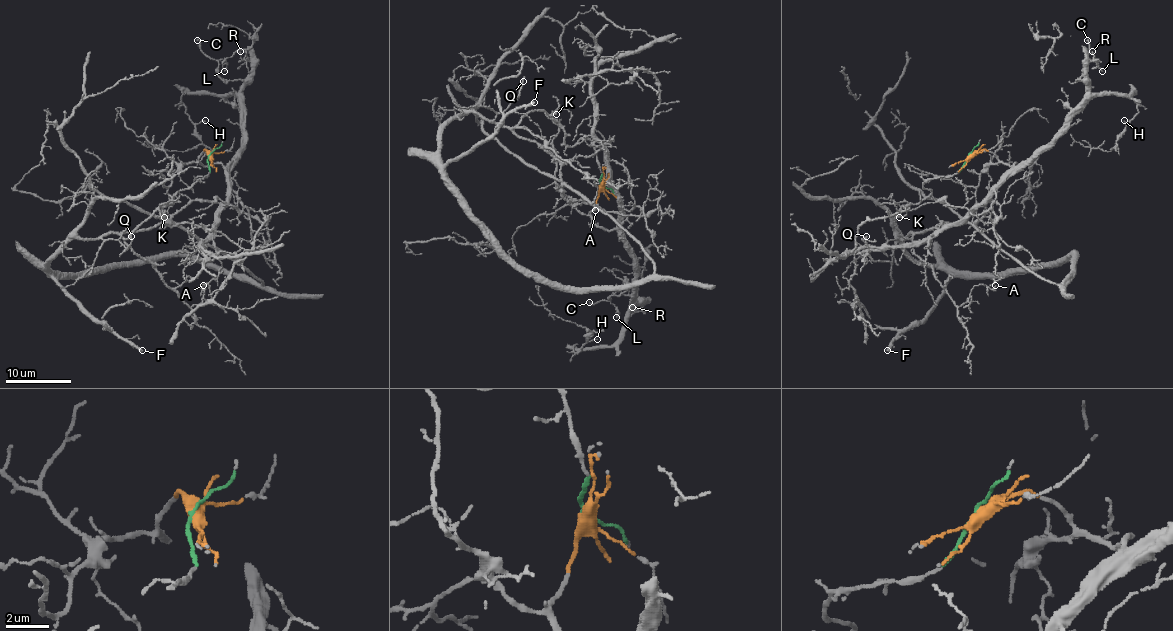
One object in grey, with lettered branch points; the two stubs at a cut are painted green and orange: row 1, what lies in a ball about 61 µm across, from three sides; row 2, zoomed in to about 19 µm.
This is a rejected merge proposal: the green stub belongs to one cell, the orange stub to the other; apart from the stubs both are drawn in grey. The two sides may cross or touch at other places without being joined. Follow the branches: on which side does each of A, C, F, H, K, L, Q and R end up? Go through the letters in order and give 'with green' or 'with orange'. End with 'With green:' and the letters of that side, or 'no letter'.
A: with green
C: with orange
F: with green
H: with orange
K: with green
L: with orange
Q: with green
R: with orange
With green: A, F, K, Q

